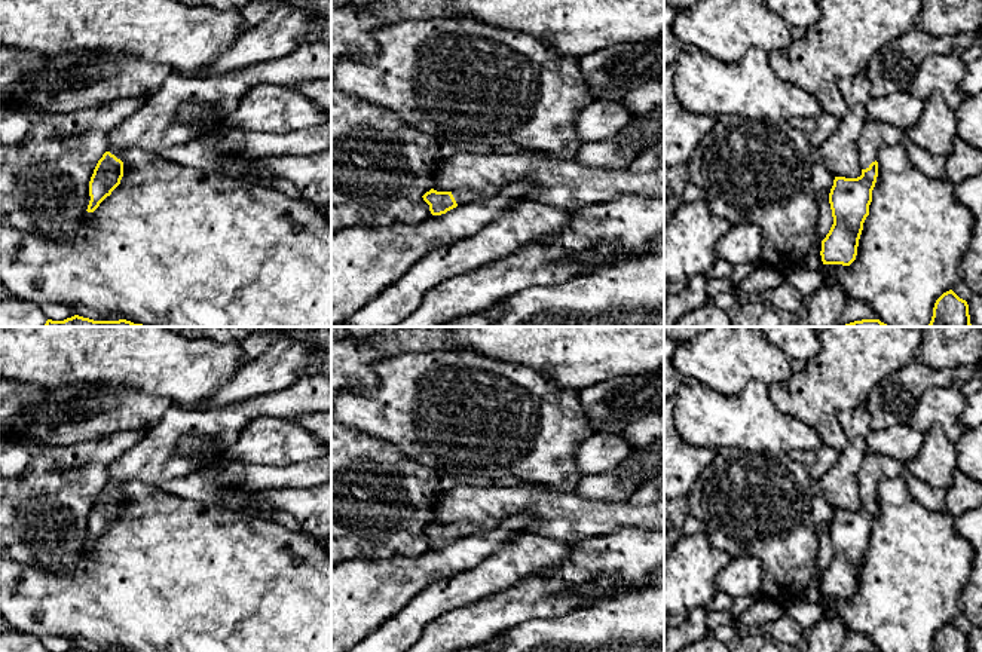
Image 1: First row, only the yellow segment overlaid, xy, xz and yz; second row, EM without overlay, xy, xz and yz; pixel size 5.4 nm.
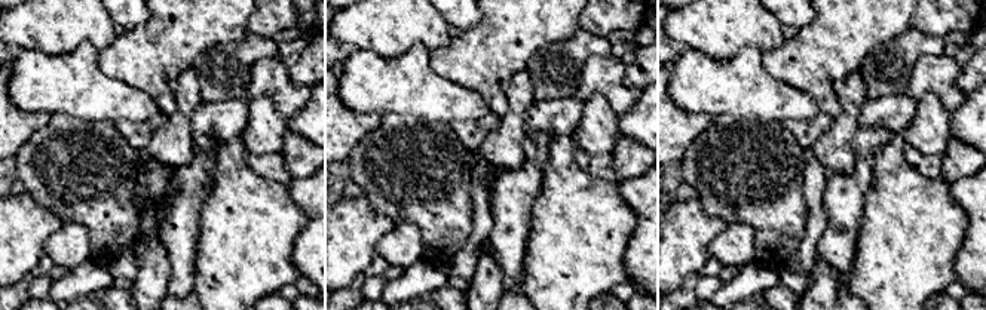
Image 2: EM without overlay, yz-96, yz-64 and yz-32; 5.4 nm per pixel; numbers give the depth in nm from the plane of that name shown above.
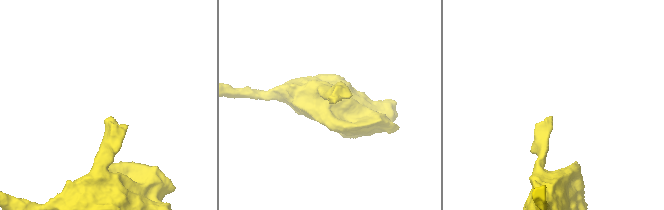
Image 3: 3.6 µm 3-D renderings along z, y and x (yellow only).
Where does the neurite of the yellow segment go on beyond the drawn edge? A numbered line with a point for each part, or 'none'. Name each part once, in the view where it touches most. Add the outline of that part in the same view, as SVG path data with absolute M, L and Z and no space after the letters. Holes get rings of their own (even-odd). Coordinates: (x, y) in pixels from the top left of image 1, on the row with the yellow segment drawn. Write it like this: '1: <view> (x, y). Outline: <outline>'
1: yz (875, 134). Outline: M868 119L857 140L860 168L869 168L869 165L877 160L881 147L903 141L908 141L905 131L890 123Z

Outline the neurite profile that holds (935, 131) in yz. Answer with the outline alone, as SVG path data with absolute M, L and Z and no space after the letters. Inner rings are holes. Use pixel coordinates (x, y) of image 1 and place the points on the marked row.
M933 94L924 101L920 119L906 135L929 153L948 156L957 141L957 111L943 95Z

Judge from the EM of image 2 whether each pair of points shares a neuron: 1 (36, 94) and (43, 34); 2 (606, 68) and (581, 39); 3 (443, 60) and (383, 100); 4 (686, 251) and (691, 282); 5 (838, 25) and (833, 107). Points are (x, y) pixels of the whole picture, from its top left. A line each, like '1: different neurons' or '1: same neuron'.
1: different neurons
2: different neurons
3: different neurons
4: different neurons
5: same neuron

